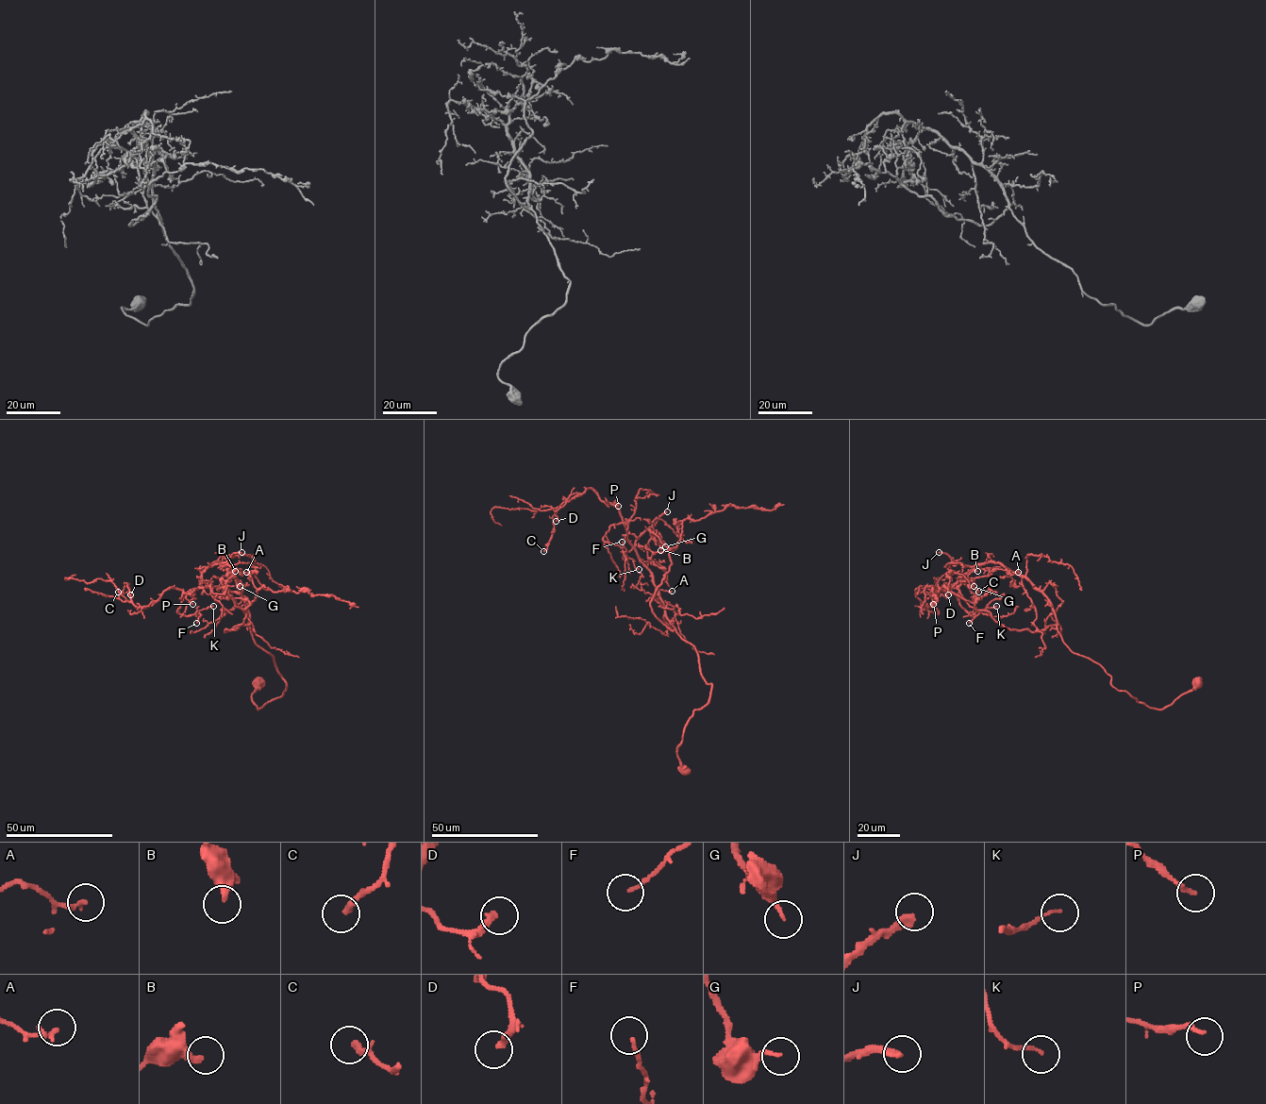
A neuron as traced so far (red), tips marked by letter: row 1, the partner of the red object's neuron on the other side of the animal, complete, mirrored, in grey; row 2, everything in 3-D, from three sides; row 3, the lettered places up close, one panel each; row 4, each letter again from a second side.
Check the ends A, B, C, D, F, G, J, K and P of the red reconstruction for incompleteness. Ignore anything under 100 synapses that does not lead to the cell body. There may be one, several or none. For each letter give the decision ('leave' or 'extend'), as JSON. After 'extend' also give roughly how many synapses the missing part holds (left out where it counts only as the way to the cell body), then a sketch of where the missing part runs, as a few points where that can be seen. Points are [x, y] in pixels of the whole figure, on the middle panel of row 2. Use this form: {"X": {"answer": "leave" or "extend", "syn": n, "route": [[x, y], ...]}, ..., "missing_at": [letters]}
{"A": {"answer": "leave"}, "B": {"answer": "leave"}, "C": {"answer": "leave"}, "D": {"answer": "leave"}, "F": {"answer": "leave"}, "G": {"answer": "leave"}, "J": {"answer": "extend", "syn": 100, "route": [[667, 511], [739, 503], [796, 512], [846, 539], [825, 547]]}, "K": {"answer": "leave"}, "P": {"answer": "leave"}, "missing_at": ["J"]}

